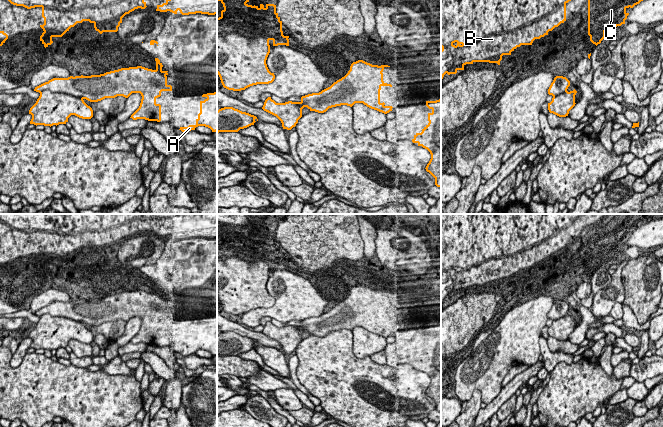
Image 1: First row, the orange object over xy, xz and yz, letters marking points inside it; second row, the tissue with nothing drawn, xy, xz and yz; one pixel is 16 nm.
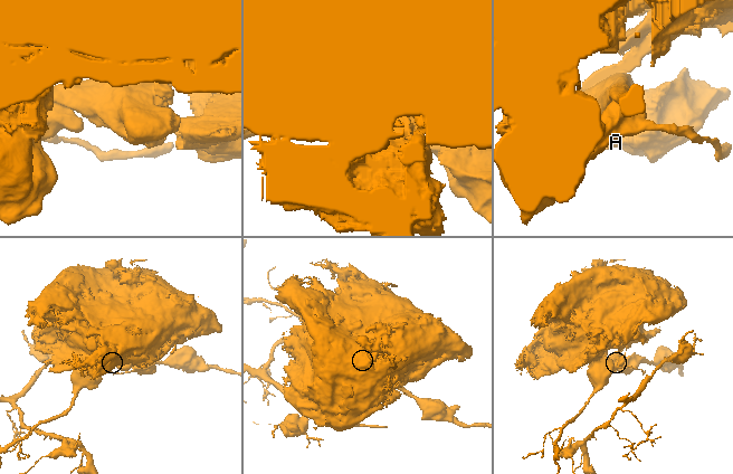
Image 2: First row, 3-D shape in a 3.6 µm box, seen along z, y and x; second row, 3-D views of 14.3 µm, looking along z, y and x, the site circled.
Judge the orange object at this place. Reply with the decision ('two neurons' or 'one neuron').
two neurons

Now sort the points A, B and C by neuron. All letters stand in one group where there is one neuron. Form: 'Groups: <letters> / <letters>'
Groups: A / B C

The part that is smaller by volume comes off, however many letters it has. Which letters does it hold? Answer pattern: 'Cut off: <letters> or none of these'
Cut off: A

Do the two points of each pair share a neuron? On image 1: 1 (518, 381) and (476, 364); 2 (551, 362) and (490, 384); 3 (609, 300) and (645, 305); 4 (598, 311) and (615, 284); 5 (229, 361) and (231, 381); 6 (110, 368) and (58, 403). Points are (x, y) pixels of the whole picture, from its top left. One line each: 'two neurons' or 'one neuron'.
1: two neurons
2: two neurons
3: two neurons
4: one neuron
5: two neurons
6: two neurons

